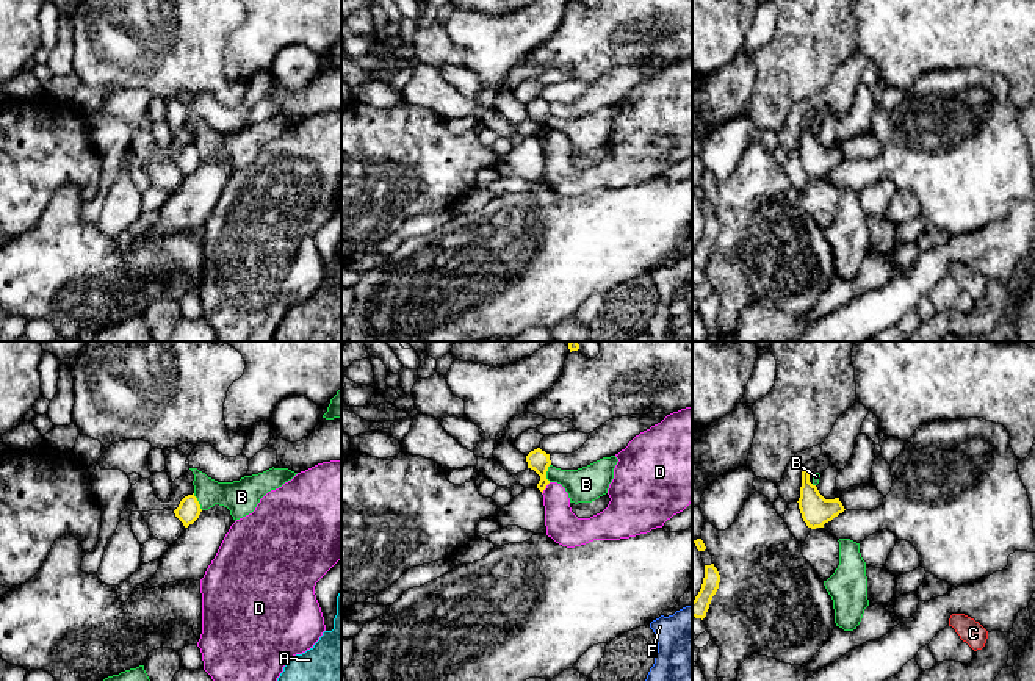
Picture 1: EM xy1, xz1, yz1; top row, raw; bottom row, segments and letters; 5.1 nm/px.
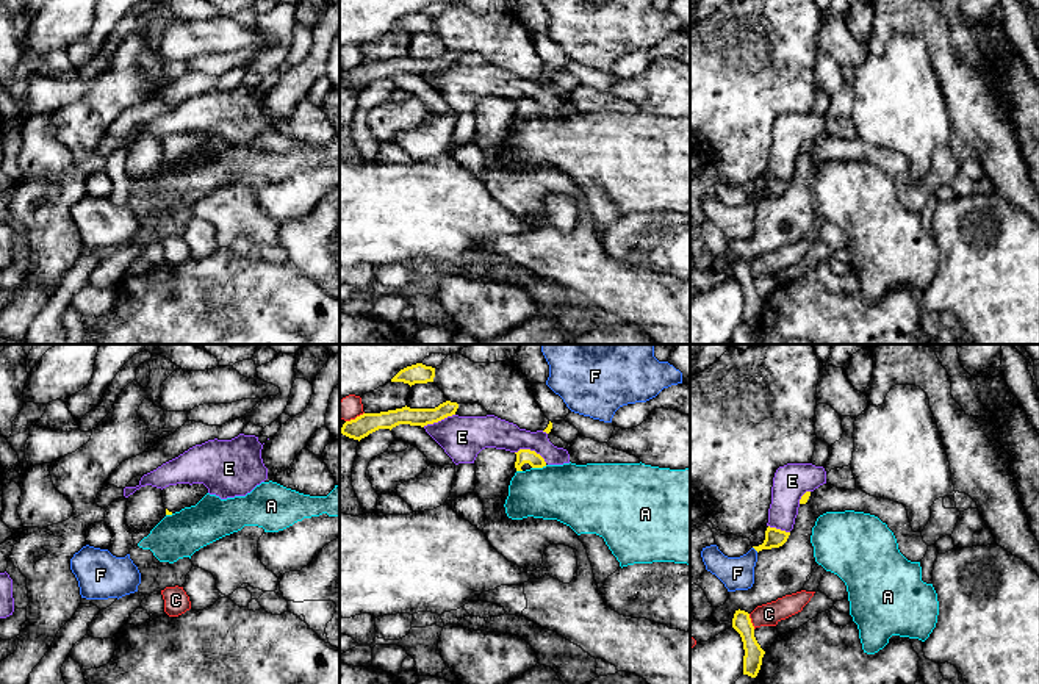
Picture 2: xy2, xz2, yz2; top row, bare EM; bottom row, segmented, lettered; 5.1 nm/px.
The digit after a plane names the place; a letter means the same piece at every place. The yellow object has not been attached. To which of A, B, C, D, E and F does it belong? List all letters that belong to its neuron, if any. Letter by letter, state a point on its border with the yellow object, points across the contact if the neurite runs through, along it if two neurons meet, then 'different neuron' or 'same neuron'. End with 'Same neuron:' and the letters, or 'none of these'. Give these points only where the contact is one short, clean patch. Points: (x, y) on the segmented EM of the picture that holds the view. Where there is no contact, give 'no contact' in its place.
A: meets yellow in xz2 at (539, 467); border along xz2 (546, 465), (532, 468); different neuron
B: meets yellow in xz1 at (545, 473); different neuron
C: meets yellow in yz2 at (750, 622); different neuron
D: meets yellow in xz1 at (545, 487); different neuron
E: meets yellow in xz2 at (529, 450); different neuron
F: meets yellow in yz2 at (756, 550); border along yz2 (753, 547), (758, 551); different neuron
Same neuron: none of these

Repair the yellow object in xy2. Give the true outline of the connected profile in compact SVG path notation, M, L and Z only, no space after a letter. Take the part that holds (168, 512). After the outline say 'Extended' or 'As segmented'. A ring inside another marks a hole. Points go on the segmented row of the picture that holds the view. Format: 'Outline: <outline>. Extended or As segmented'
Outline: M177 484L163 488L166 515L172 515L185 507L196 506L207 493L208 488L203 484Z. Extended

